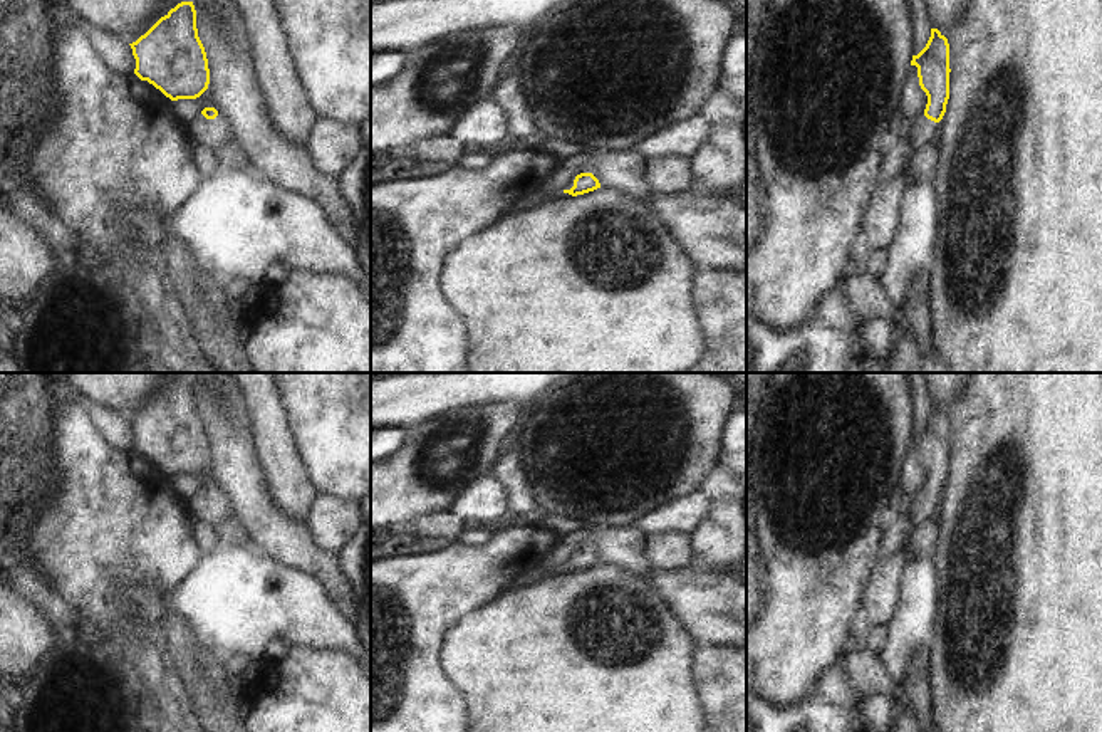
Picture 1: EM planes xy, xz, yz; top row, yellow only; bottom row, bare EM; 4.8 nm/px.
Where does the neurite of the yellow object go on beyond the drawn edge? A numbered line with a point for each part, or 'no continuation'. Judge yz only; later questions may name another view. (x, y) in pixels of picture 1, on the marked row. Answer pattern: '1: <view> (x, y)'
1: yz (920, 131)

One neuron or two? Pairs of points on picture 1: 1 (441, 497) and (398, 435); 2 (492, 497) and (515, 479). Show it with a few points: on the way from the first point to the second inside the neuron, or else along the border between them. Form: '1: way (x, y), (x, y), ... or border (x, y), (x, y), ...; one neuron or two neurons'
1: border (411, 430), (406, 442), (388, 460); two neurons
2: border (495, 472), (507, 489), (512, 509); two neurons

